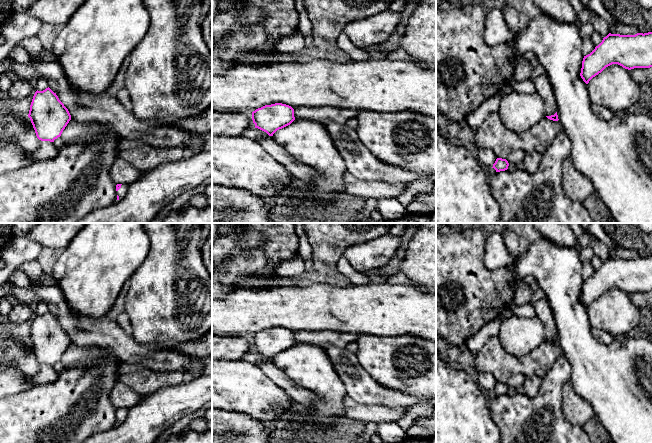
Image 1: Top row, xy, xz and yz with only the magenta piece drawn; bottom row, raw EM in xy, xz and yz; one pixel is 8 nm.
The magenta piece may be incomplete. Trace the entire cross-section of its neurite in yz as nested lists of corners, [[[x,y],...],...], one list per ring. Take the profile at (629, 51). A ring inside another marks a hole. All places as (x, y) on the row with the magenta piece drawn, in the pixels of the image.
[[[652,32],[635,35],[609,33],[590,54],[584,56],[580,76],[588,84],[612,64],[628,70],[652,67]]]

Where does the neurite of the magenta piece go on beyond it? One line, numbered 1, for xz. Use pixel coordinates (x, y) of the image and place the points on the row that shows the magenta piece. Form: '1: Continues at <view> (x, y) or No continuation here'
1: No continuation here

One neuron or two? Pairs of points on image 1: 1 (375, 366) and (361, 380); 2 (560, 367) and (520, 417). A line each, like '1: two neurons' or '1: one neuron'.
1: two neurons
2: one neuron

